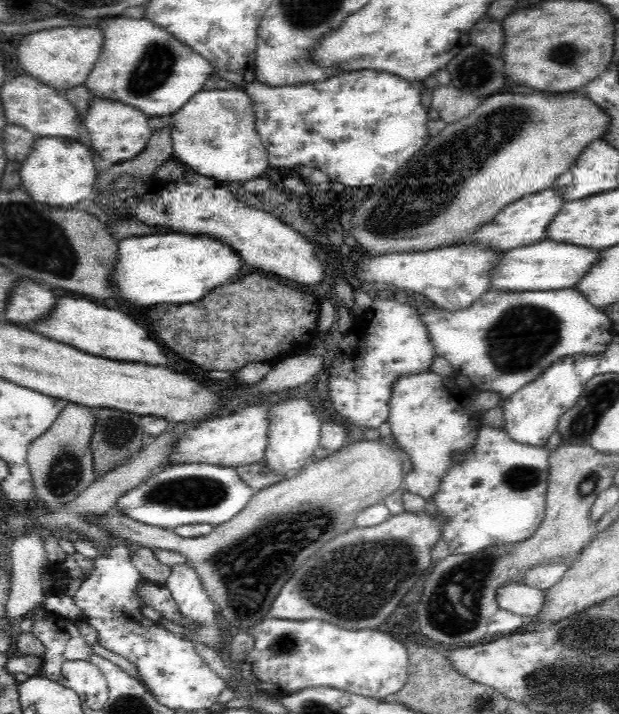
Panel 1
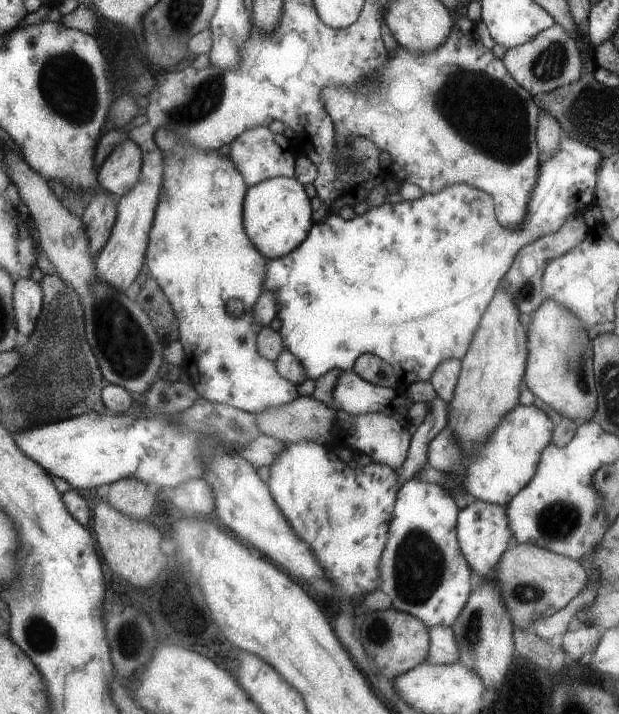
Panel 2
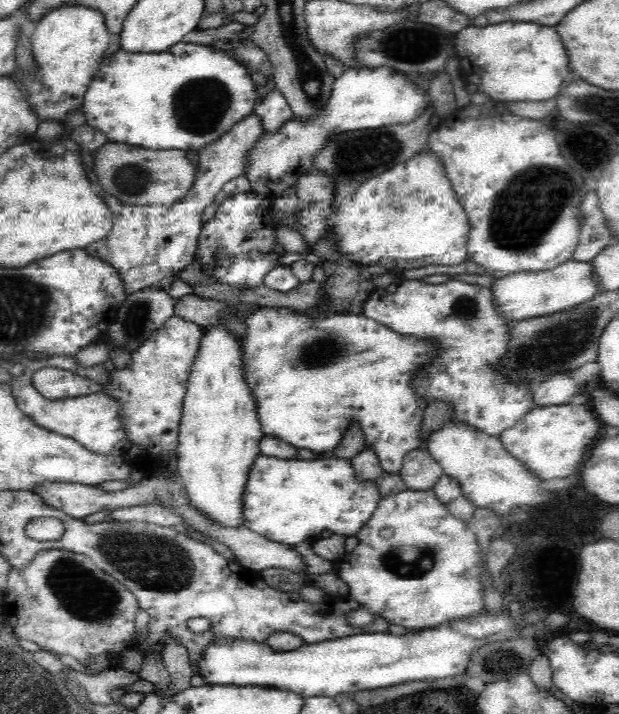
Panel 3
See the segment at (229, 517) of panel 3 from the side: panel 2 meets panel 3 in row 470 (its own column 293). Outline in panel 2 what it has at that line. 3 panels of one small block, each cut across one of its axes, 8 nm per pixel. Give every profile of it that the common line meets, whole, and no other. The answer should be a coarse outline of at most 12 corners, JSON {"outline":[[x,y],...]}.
{"outline":[[295,176],[247,190],[243,219],[268,260],[298,248],[312,206]]}

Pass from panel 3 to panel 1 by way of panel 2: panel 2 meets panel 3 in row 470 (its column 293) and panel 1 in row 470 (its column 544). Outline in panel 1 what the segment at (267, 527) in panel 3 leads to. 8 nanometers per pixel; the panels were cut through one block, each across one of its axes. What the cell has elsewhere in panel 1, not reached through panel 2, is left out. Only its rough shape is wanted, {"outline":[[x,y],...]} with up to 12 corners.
{"outline":[[174,463],[122,515],[174,530],[229,522],[256,492],[235,468]]}

